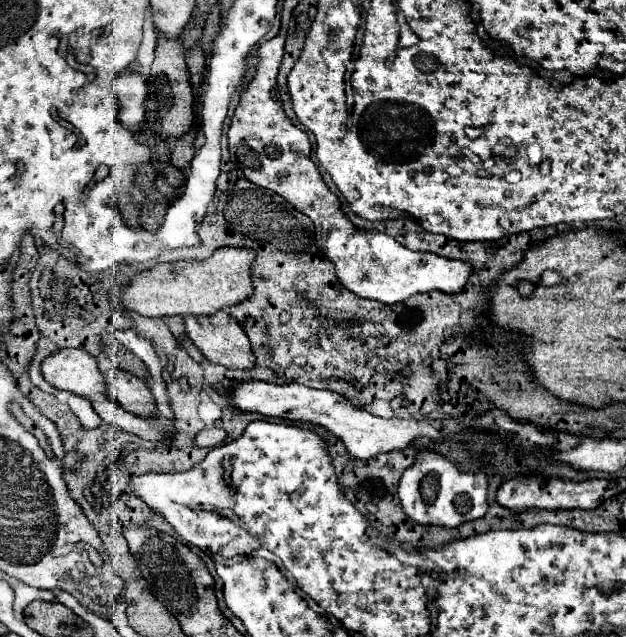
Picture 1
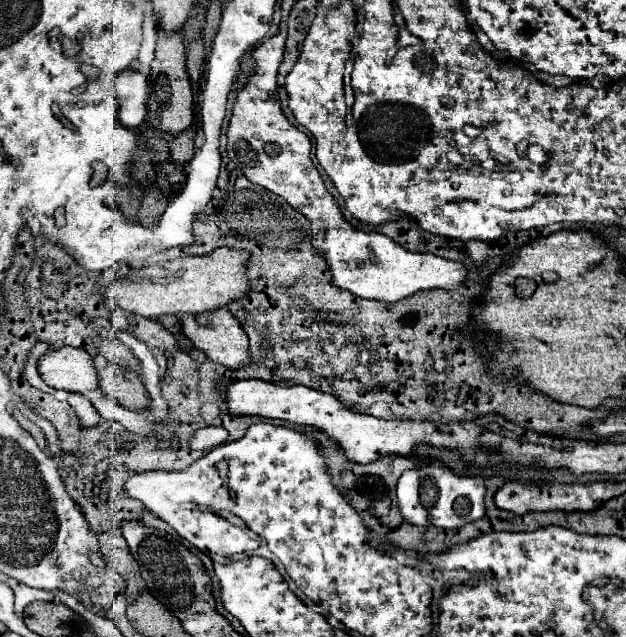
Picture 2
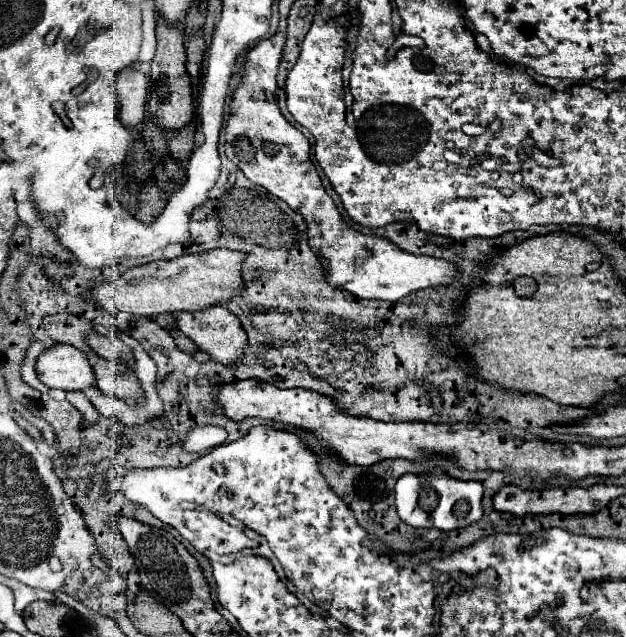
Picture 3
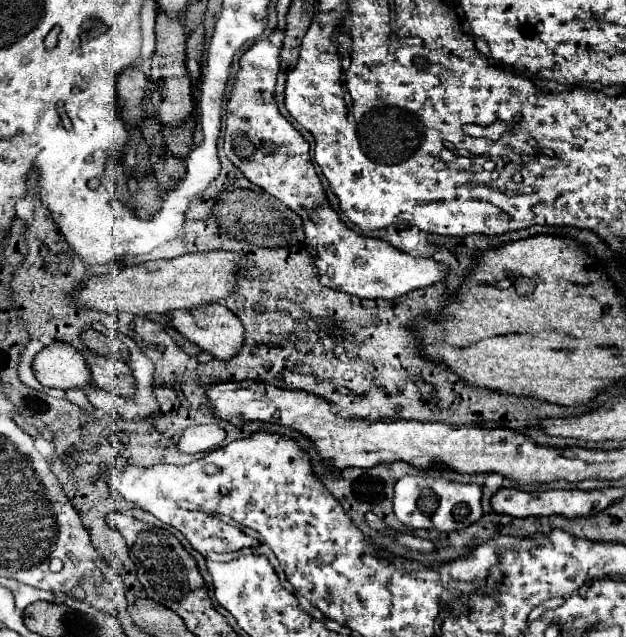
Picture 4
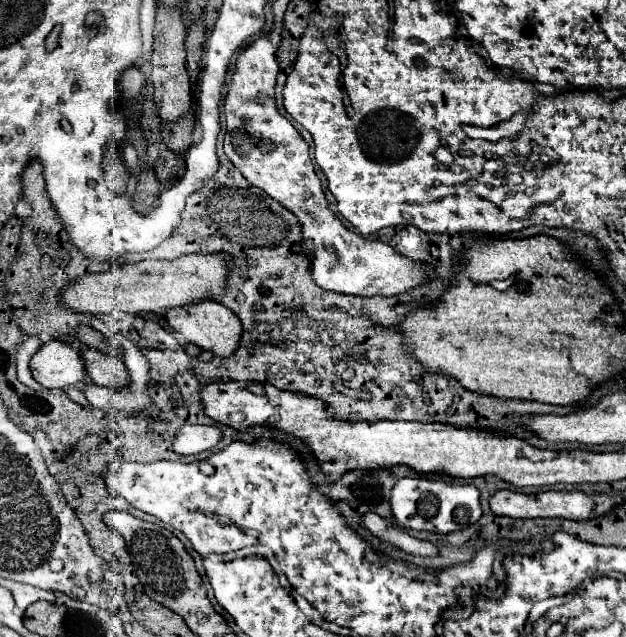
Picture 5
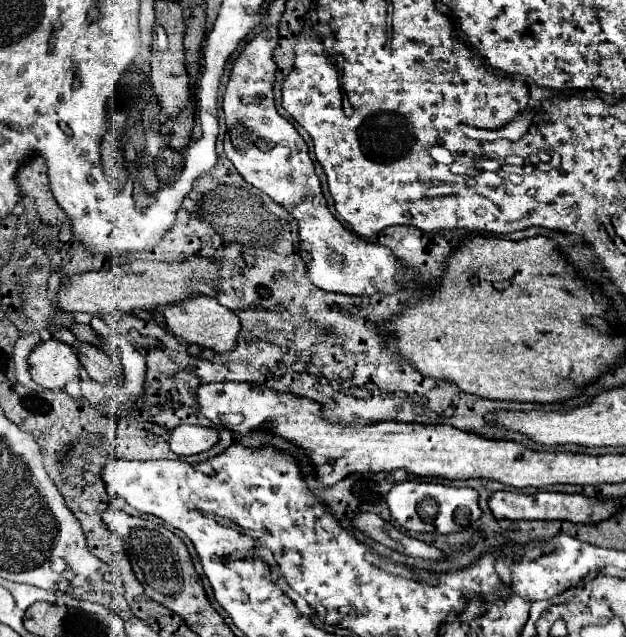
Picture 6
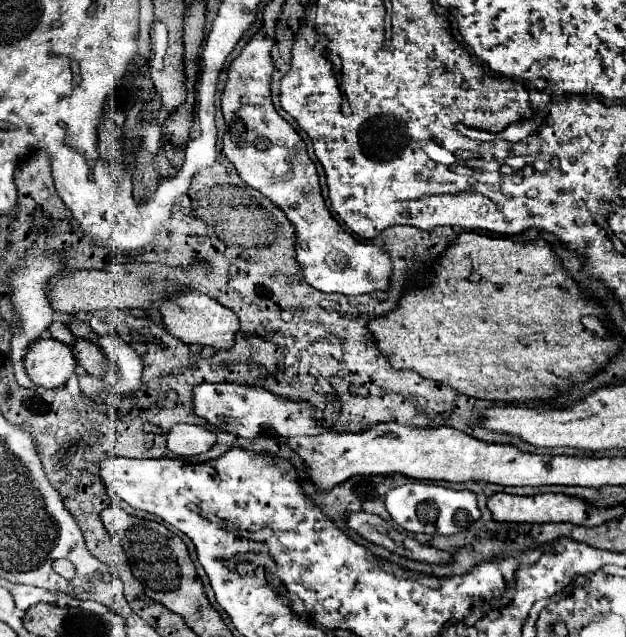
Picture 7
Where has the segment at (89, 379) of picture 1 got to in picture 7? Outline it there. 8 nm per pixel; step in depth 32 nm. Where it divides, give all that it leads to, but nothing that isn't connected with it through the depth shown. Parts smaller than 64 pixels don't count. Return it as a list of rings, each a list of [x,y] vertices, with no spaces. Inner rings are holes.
[[[36,340],[24,358],[26,372],[36,386],[42,388],[62,388],[70,378],[76,376],[76,358],[72,348],[54,340]]]

